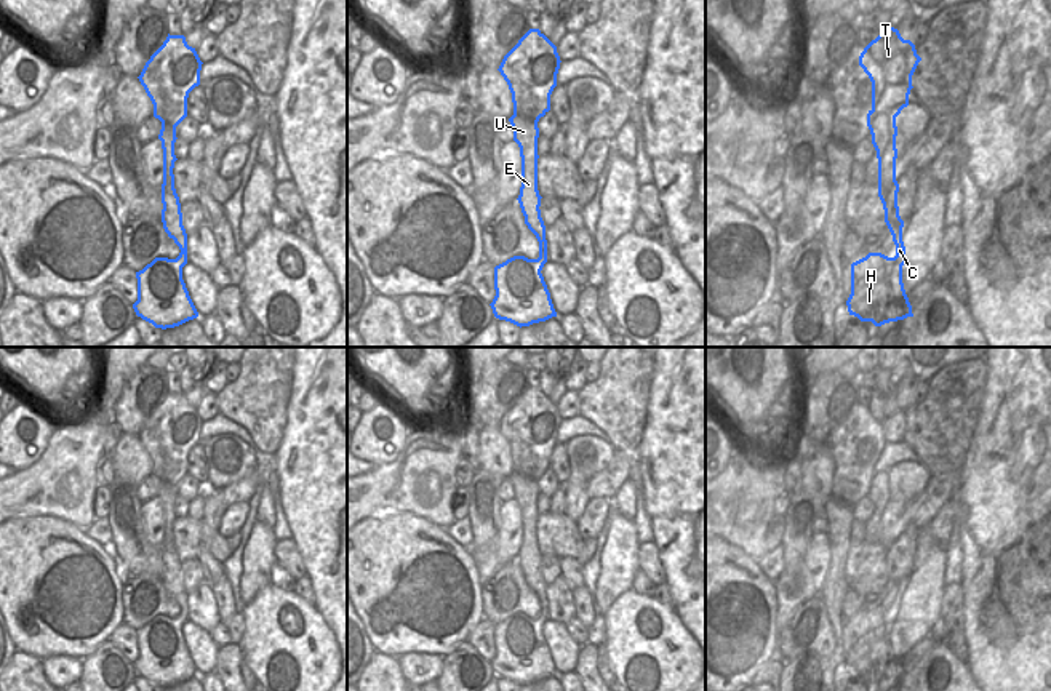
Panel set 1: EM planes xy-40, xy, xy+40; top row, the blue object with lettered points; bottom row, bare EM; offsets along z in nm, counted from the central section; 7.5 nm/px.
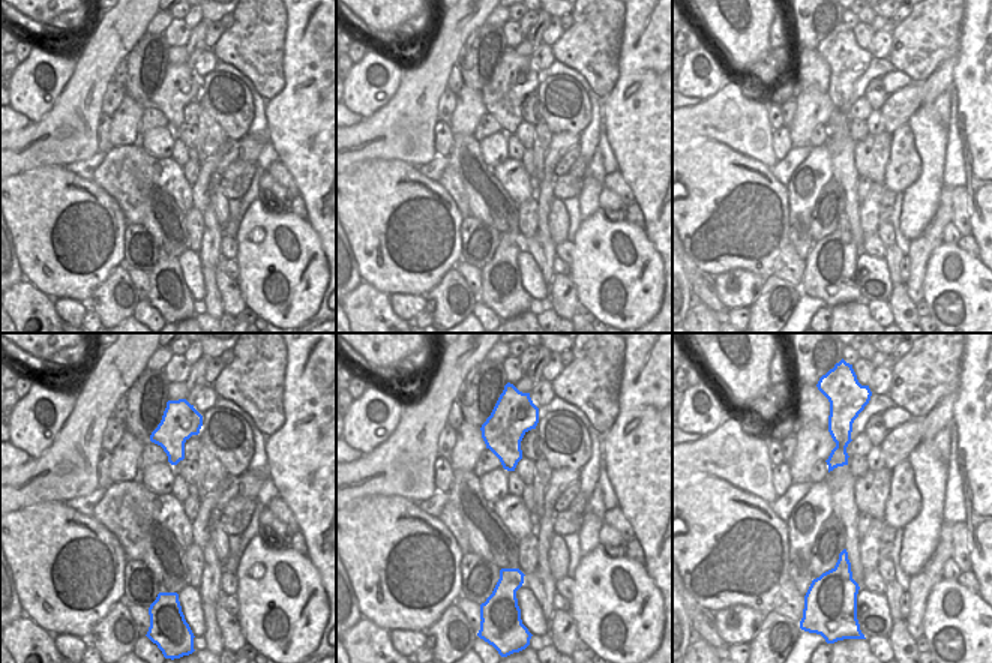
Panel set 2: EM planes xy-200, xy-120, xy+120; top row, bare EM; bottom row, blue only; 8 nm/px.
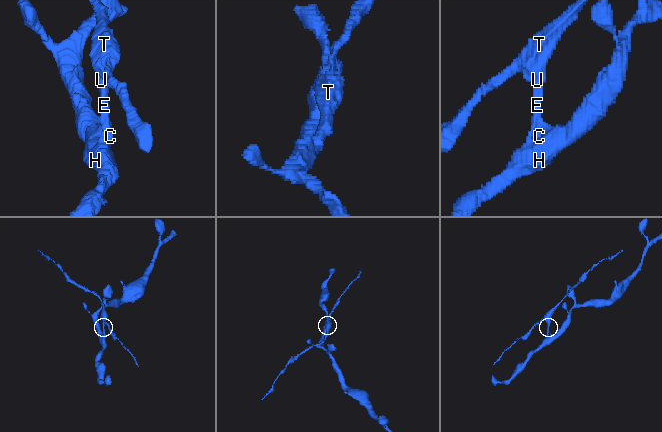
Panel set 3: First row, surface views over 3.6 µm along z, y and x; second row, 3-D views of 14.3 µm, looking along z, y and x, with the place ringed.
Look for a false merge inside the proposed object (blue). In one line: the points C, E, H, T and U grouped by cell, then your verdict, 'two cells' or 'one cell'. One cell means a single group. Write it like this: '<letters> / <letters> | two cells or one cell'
C E H U / T | two cells

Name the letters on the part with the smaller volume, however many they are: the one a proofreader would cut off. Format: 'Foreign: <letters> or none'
Foreign: T

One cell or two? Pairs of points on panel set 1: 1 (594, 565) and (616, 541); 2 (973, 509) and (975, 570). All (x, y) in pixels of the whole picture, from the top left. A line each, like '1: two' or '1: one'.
1: two
2: one

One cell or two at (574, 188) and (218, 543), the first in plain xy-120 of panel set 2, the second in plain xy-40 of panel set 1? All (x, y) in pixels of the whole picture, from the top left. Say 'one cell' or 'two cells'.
one cell

